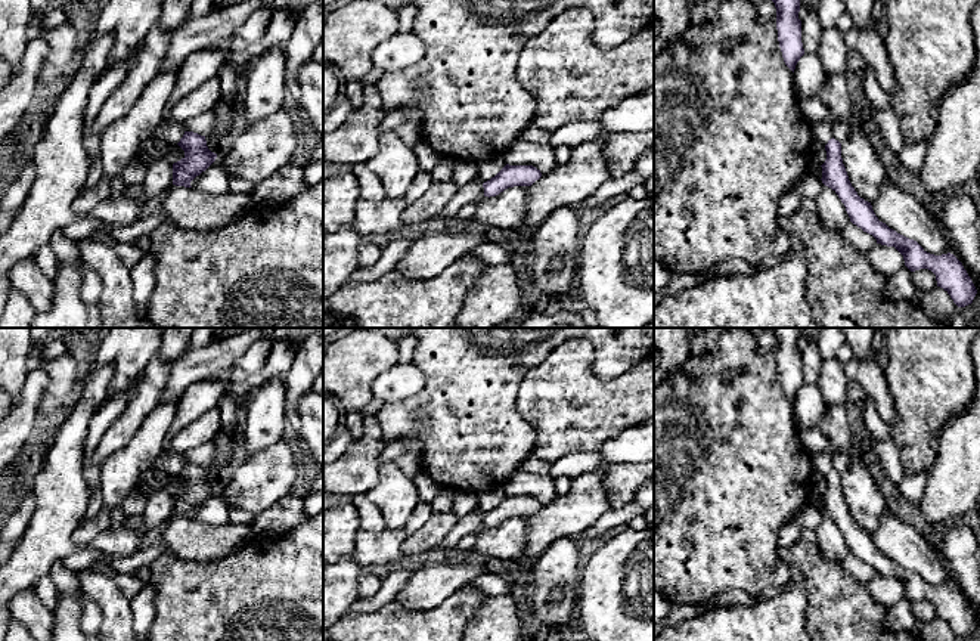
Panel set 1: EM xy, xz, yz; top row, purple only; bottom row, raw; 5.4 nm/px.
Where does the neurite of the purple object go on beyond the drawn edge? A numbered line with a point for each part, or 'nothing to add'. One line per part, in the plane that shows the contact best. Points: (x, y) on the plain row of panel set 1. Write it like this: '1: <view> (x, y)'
nothing to add

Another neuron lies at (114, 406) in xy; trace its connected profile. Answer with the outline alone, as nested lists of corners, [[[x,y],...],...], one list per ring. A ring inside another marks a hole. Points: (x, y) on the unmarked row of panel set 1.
[[[118,393],[106,399],[106,402],[93,414],[84,446],[84,461],[90,461],[93,458],[100,439],[112,422],[124,412],[127,403],[127,394]]]

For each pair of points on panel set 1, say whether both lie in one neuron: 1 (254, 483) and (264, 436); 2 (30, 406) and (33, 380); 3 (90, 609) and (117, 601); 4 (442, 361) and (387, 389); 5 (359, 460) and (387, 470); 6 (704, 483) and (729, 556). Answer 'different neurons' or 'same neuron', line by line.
1: different neurons
2: same neuron
3: different neurons
4: different neurons
5: different neurons
6: same neuron

